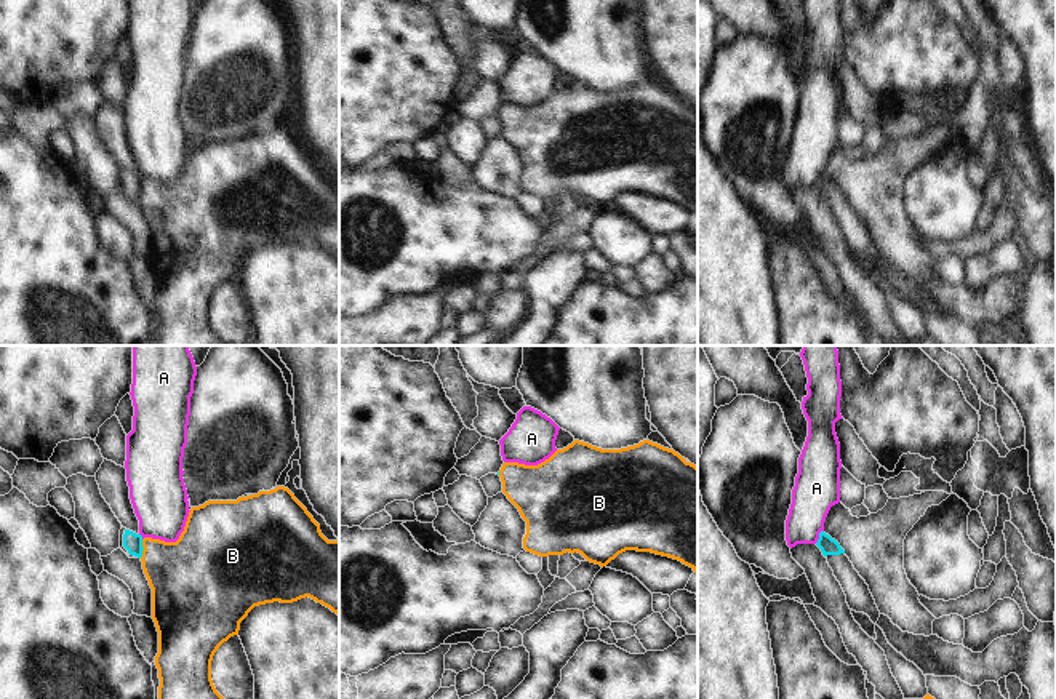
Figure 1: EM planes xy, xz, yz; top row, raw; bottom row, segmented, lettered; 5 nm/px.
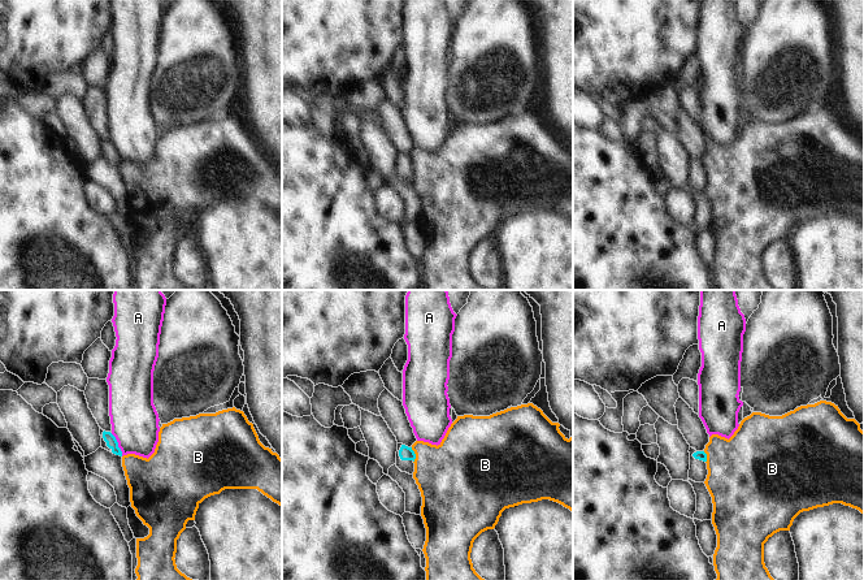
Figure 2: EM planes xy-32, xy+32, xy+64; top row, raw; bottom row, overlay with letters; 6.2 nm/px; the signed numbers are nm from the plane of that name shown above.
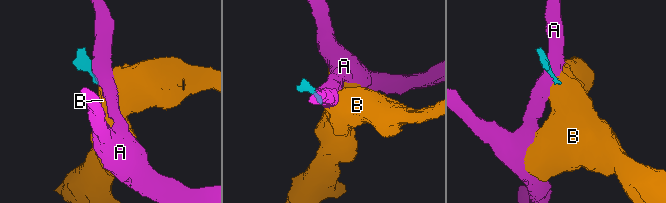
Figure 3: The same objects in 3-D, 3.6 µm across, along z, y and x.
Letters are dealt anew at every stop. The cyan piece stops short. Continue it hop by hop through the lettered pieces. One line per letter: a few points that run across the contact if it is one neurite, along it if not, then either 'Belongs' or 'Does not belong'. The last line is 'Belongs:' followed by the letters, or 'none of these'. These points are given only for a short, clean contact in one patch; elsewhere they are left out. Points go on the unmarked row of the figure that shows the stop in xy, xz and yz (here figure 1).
A: Line: yz (823, 171), (815, 184). Does not belong
B: Line: xy (143, 181), (143, 195), (140, 199). Does not belong
Belongs: none of these.

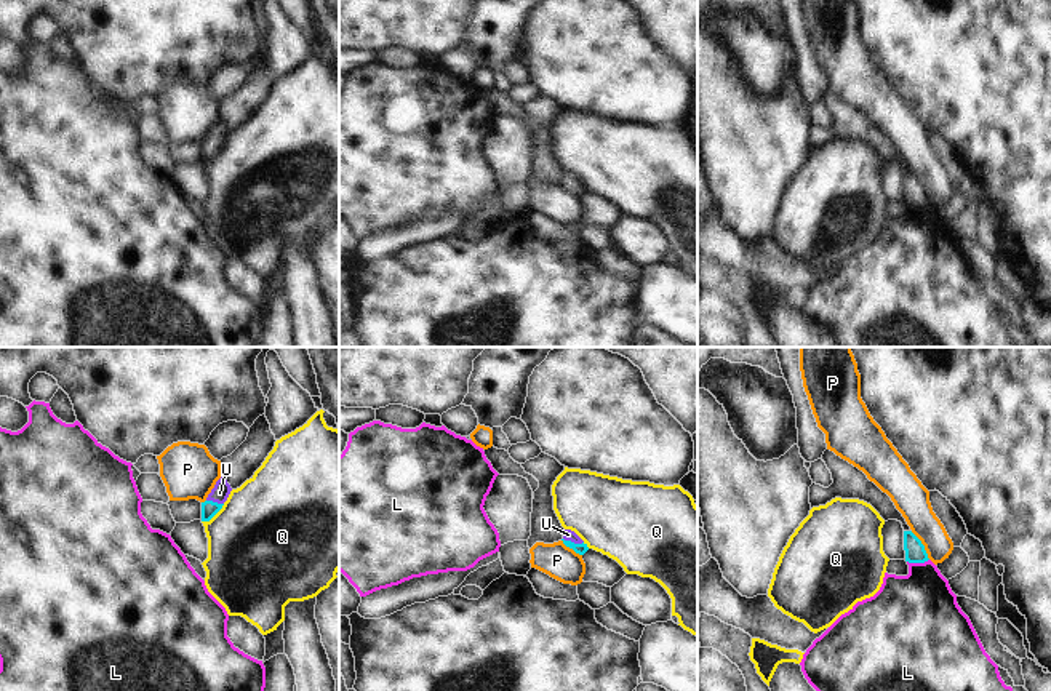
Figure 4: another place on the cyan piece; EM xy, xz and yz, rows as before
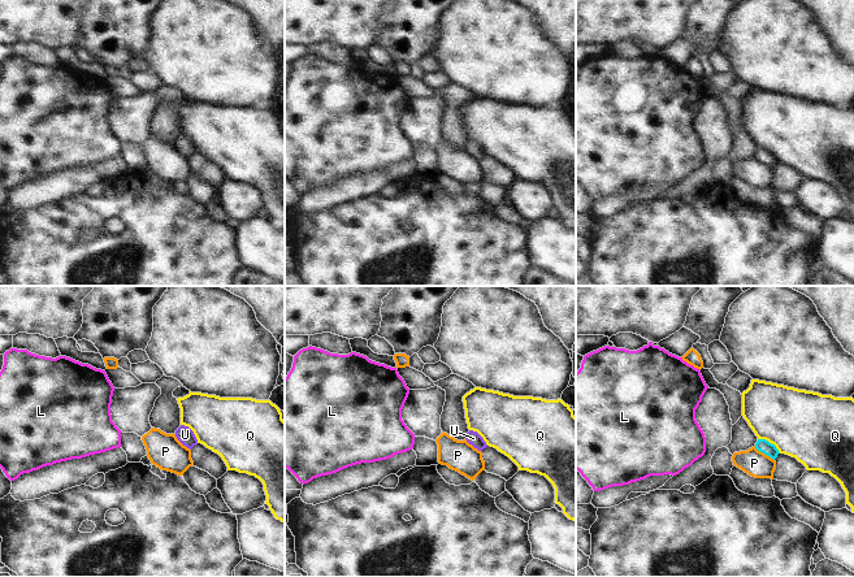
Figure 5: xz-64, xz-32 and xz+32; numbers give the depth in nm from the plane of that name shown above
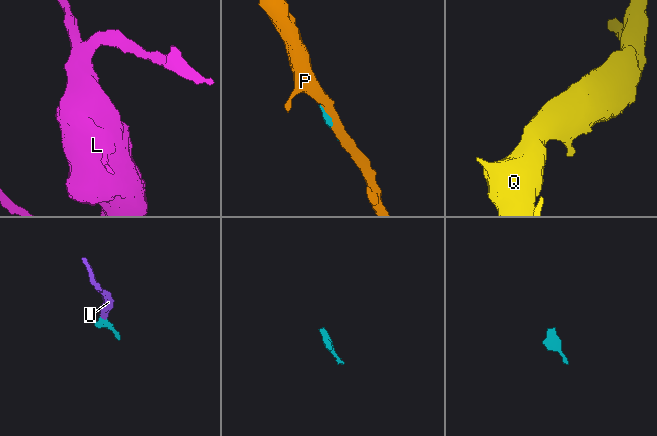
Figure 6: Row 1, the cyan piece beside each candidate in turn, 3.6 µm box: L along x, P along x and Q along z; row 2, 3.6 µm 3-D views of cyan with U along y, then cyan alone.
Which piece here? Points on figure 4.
L: Line: yz (928, 200), (923, 203), (907, 203). Does not belong
P: Does not belong
Q: Line: xy (224, 146), (208, 162), (202, 163). Does not belong
U: Line: xz (581, 191), (573, 184), (568, 176). Belongs
Belongs: U.

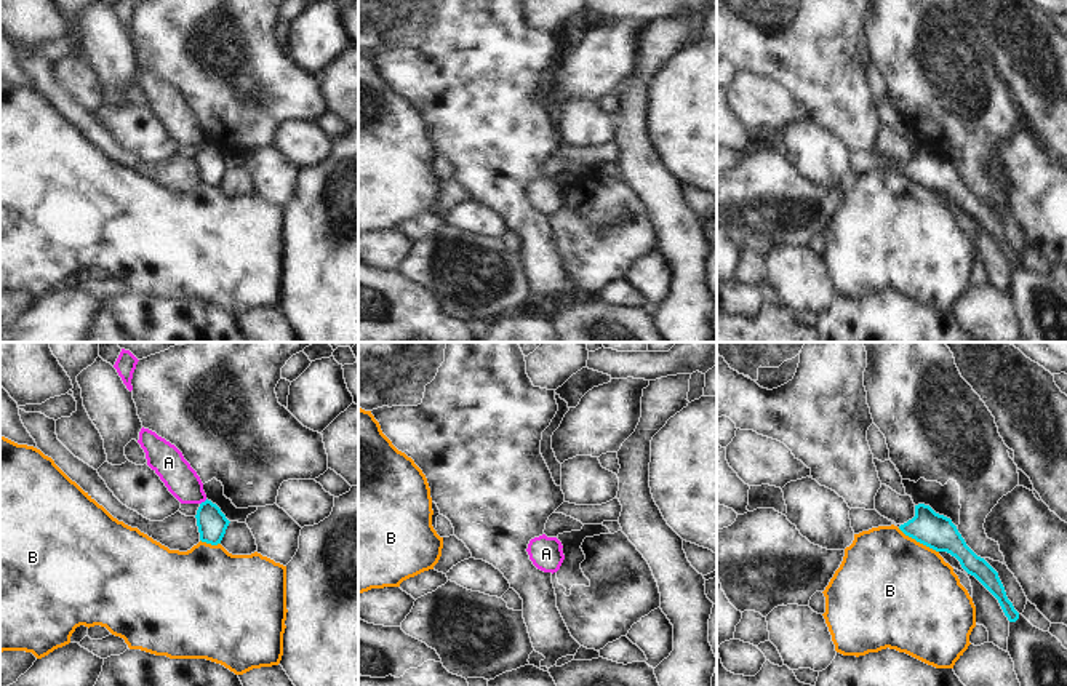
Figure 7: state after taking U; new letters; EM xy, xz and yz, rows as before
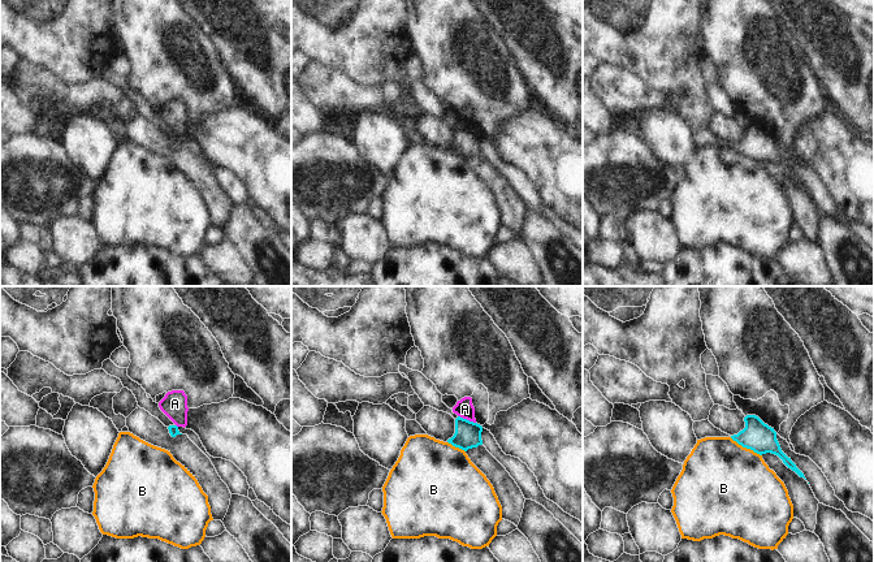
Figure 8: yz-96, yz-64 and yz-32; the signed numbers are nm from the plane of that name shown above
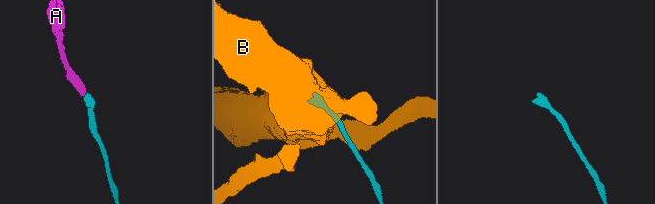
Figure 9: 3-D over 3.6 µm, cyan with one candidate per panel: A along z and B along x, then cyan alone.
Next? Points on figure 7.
A: Line: xy (207, 141), (200, 146). Does not belong
B: Line: yz (898, 170), (938, 194). Does not belong
Belongs: none of these.

